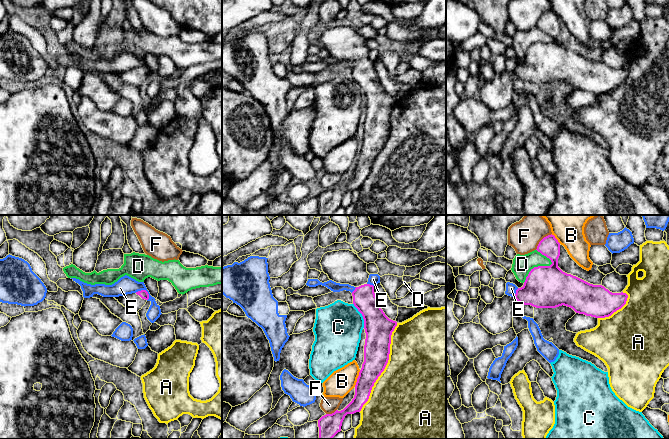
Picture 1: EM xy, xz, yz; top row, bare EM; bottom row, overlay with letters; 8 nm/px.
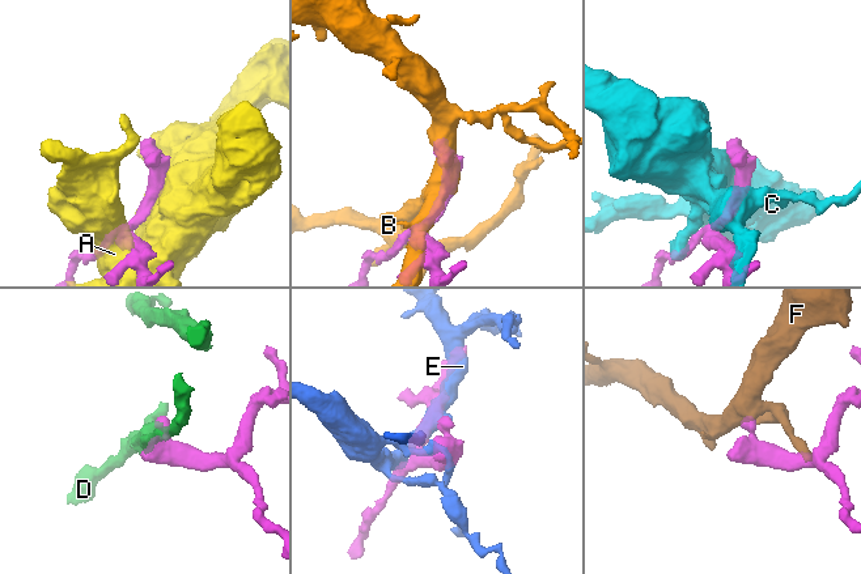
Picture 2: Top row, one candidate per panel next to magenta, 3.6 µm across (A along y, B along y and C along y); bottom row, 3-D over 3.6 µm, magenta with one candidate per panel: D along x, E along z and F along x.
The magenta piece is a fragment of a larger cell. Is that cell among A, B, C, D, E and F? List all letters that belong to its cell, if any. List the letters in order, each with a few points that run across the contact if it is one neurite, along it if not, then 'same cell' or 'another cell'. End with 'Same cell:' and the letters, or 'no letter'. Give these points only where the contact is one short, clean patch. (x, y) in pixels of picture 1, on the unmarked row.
A: another cell
B: another cell
C: xz (353, 79), (362, 92), (364, 103) | another cell
D: yz (551, 36), (549, 41), (535, 42), (523, 58) | another cell
E: xy (135, 68), (145, 66), (149, 74) | another cell
F: another cell
Same cell: no letter

